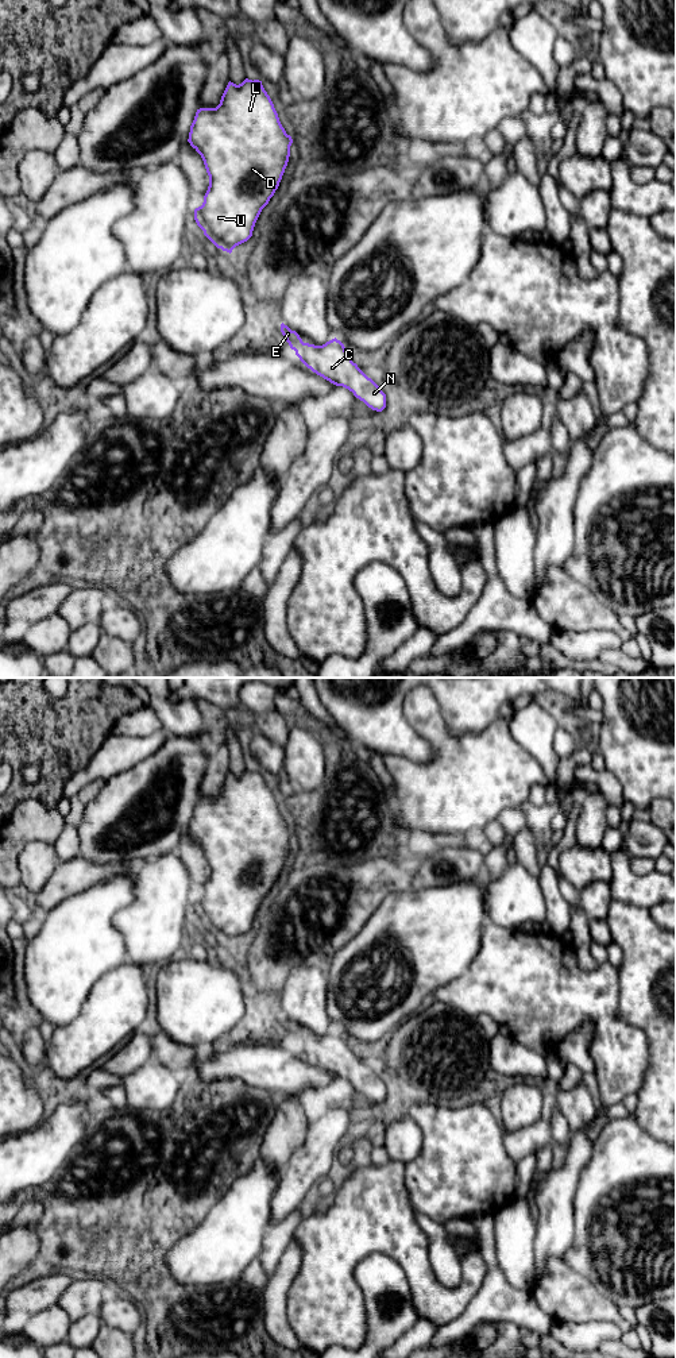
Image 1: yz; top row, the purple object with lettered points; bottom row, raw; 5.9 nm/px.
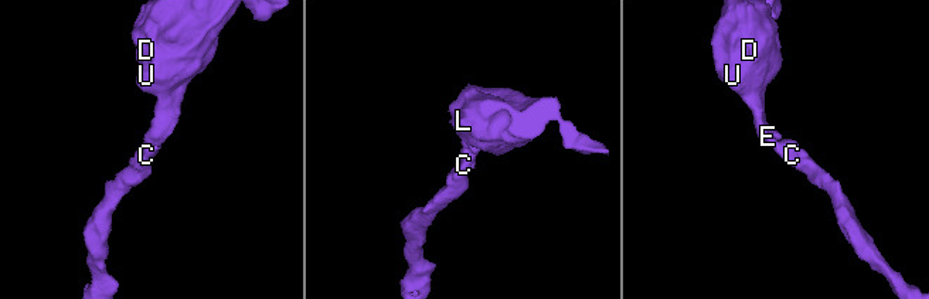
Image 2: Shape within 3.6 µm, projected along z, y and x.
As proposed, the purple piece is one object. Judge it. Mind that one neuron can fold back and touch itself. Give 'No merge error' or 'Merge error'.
No merge error

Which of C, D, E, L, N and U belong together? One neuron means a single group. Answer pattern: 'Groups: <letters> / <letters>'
Groups: C D E L N U

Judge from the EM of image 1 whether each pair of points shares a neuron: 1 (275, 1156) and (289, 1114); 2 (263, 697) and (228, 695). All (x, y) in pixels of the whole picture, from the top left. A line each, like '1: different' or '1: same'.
1: same
2: different

